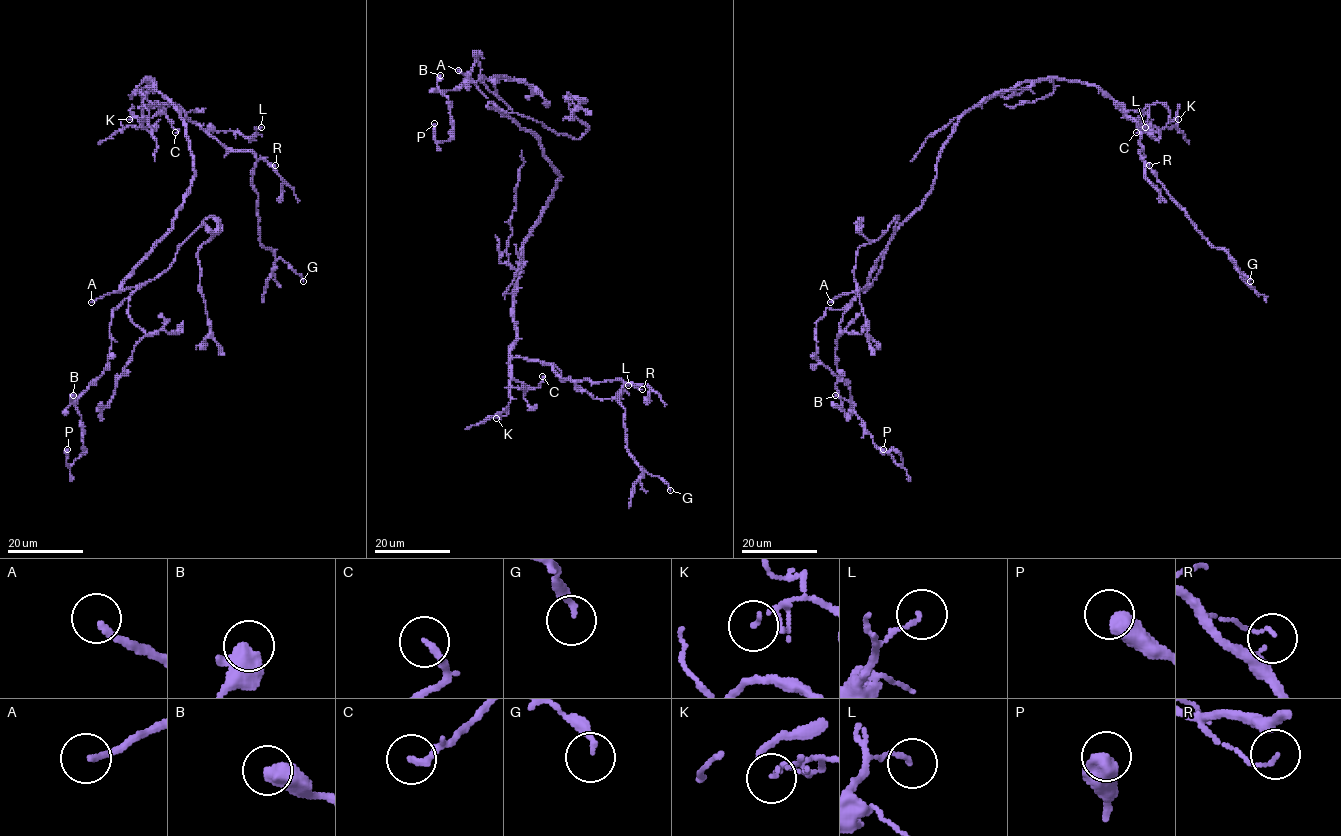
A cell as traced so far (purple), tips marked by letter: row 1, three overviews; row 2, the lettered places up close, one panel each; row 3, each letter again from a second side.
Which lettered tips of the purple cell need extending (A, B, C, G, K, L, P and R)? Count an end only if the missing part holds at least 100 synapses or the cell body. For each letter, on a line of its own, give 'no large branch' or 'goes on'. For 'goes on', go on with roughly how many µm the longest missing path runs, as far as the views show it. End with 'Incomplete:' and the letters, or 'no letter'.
A: goes on; about 70 µm are missing
B: no large branch
C: no large branch
G: no large branch
K: no large branch
L: no large branch
P: no large branch
R: no large branch
Incomplete: A

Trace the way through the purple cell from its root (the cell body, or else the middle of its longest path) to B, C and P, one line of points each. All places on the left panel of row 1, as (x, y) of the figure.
B: (185, 132), (190, 192), (122, 285), (145, 284), (113, 308), (105, 370), (70, 401), (73, 395)
C: (185, 132), (185, 121), (147, 79), (143, 117), (152, 117), (158, 106), (175, 132)
P: (185, 132), (190, 192), (122, 285), (145, 284), (113, 308), (76, 403), (85, 452), (68, 466), (67, 449)

